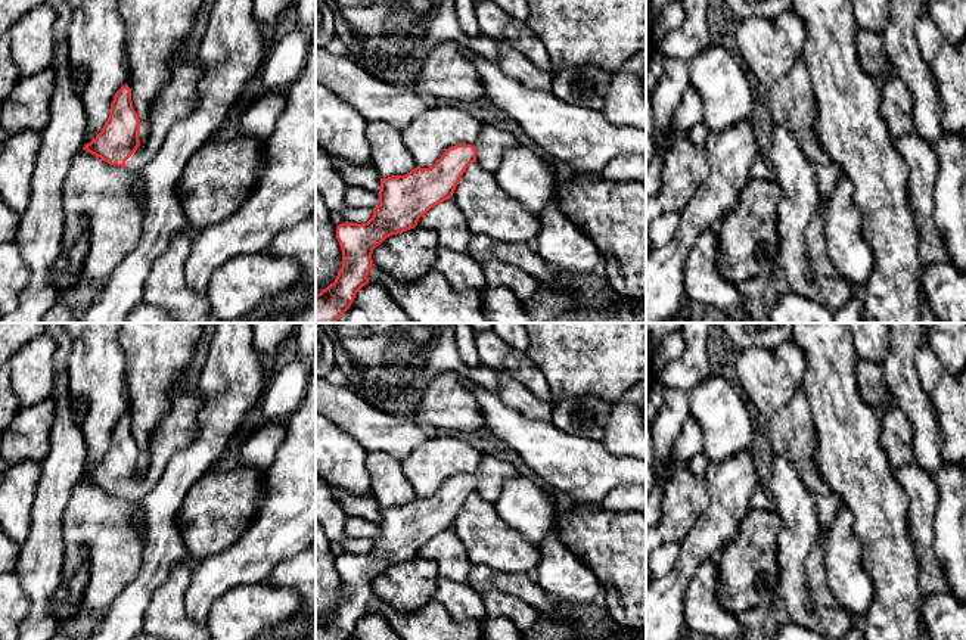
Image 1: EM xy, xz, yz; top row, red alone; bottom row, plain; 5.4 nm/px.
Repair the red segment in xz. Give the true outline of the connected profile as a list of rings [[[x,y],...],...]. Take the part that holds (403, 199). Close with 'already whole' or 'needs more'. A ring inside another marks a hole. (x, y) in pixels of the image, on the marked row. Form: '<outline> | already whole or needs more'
[[[482,124],[472,145],[456,145],[431,167],[416,167],[406,175],[381,178],[379,205],[367,223],[336,226],[342,267],[333,283],[316,295],[316,323],[338,323],[357,292],[369,283],[373,249],[386,237],[414,229],[431,208],[450,199],[472,162],[493,174],[503,155],[518,147],[518,137],[496,125]]] | needs more

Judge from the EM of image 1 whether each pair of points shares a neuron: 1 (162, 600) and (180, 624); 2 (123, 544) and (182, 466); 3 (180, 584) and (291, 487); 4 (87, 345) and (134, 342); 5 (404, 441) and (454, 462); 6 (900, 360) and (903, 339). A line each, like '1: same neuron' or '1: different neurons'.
1: same neuron
2: different neurons
3: different neurons
4: different neurons
5: different neurons
6: same neuron

